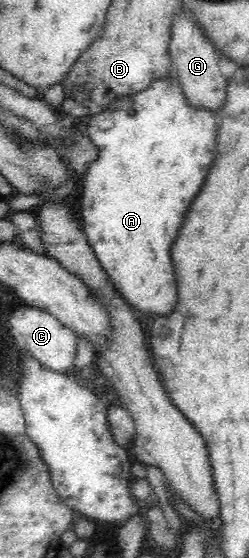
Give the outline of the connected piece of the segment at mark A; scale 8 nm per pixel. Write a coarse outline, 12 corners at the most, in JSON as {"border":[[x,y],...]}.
{"border":[[172,75],[90,114],[78,212],[136,313],[178,302],[170,246],[218,121]]}

